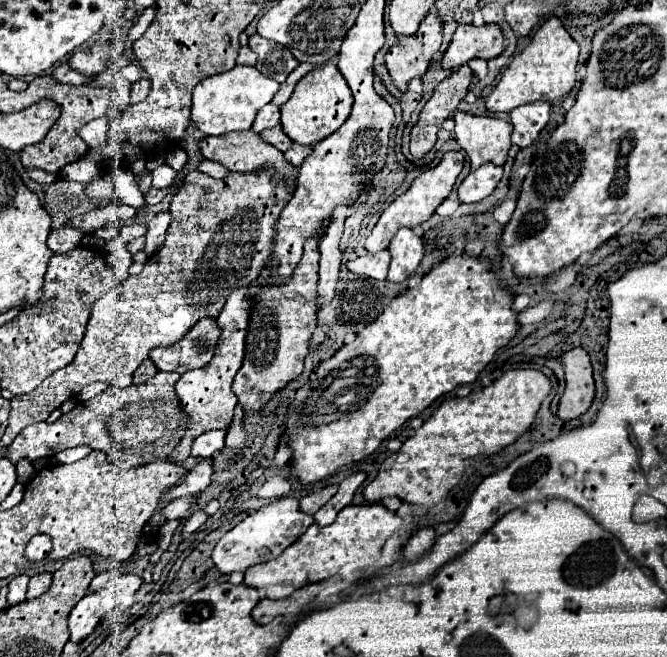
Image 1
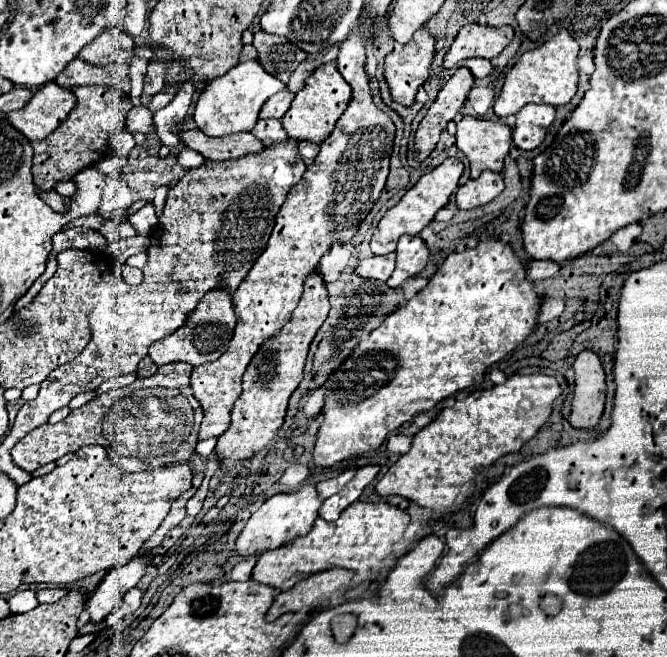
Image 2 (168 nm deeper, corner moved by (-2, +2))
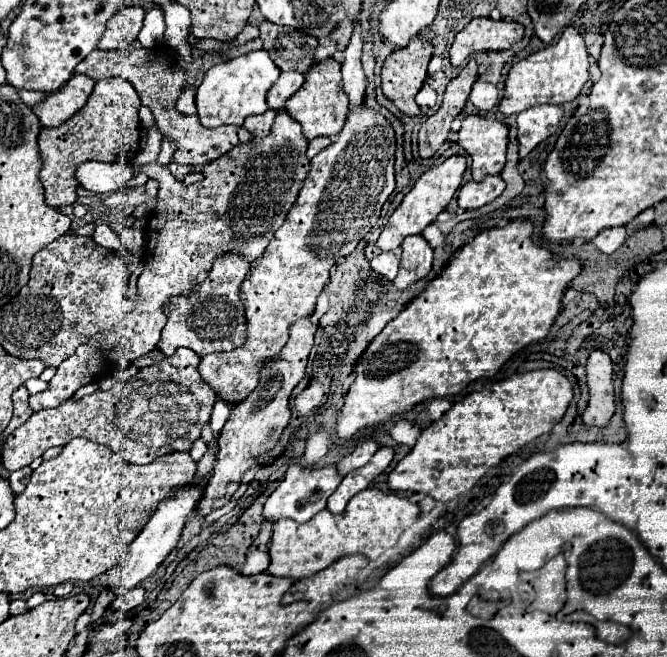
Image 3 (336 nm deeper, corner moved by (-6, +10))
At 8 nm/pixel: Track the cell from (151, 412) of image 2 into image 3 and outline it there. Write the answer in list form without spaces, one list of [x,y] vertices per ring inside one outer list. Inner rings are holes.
[[[178,349],[172,357],[166,357],[160,363],[140,369],[138,377],[124,383],[116,383],[108,391],[96,391],[76,401],[68,399],[54,409],[42,409],[42,411],[32,413],[32,417],[24,425],[14,429],[6,437],[6,443],[2,449],[2,465],[8,471],[18,471],[30,465],[36,457],[42,457],[46,449],[56,447],[56,445],[66,445],[74,437],[86,437],[90,441],[106,445],[112,451],[120,453],[126,461],[138,463],[138,465],[152,463],[156,457],[166,455],[166,453],[190,451],[192,443],[200,437],[202,427],[210,421],[212,405],[216,401],[216,393],[198,373],[198,363],[200,363],[200,357],[194,351]]]

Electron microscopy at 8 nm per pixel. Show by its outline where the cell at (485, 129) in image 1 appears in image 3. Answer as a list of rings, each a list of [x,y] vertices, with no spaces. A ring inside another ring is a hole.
[[[468,115],[462,119],[458,145],[472,157],[474,181],[482,181],[486,175],[498,175],[506,163],[508,127],[494,119]]]

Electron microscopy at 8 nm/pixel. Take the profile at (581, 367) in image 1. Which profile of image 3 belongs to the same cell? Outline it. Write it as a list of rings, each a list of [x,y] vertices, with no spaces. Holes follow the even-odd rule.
[[[596,349],[592,351],[586,365],[590,401],[582,413],[584,425],[606,427],[616,411],[614,387],[612,387],[612,361],[608,353]]]

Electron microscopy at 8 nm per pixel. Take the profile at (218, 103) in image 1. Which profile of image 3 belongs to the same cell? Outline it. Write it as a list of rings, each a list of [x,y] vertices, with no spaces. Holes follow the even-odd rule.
[[[260,49],[248,55],[220,61],[210,67],[196,89],[196,107],[198,117],[204,127],[220,127],[220,125],[242,125],[246,117],[260,115],[268,109],[266,93],[270,85],[280,77],[280,69],[274,65],[270,55]]]

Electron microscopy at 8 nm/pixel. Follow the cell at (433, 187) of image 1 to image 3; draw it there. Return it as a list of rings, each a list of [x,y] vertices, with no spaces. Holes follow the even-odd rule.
[[[454,155],[454,157],[448,157],[442,165],[426,171],[418,181],[416,185],[410,189],[410,193],[404,197],[404,201],[396,207],[396,211],[390,215],[388,219],[388,225],[384,227],[384,231],[380,233],[380,239],[378,239],[378,247],[382,251],[390,251],[390,249],[396,249],[402,245],[402,241],[410,235],[418,235],[422,233],[430,223],[436,221],[438,213],[442,213],[448,203],[452,201],[454,193],[458,191],[460,183],[462,183],[462,175],[466,171],[466,159],[460,157],[460,155]]]

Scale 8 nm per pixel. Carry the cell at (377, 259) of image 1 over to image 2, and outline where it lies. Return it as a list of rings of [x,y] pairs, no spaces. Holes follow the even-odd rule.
[[[390,253],[390,255],[384,255],[384,257],[368,257],[368,259],[362,259],[358,263],[356,273],[360,277],[388,281],[388,277],[394,271],[394,263],[396,263],[396,253]]]

